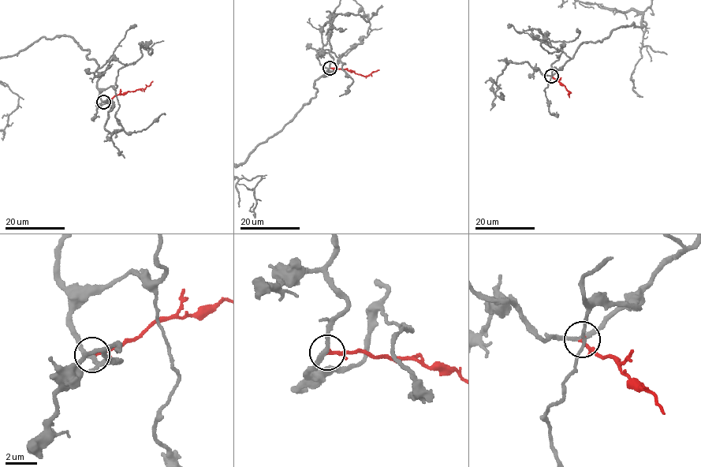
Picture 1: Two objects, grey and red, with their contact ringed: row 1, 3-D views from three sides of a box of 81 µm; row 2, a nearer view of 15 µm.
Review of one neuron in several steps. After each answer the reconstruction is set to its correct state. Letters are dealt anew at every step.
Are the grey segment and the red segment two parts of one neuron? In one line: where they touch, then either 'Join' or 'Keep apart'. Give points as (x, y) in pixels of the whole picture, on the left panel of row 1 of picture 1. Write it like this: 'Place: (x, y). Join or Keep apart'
Place: (103, 102). Keep apart

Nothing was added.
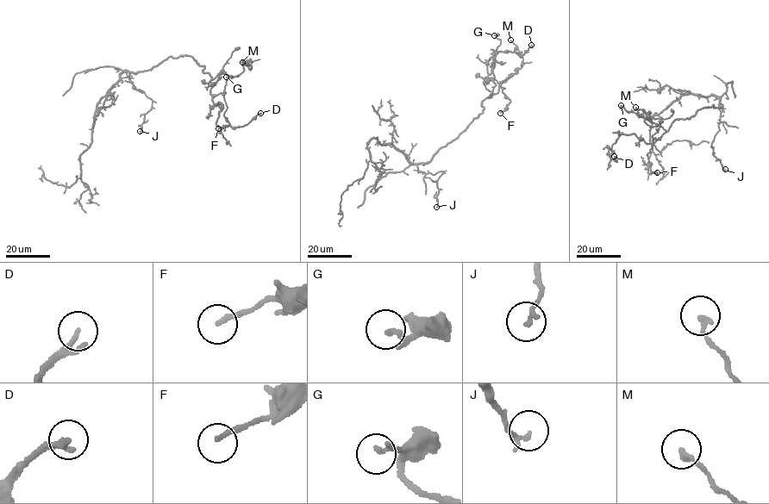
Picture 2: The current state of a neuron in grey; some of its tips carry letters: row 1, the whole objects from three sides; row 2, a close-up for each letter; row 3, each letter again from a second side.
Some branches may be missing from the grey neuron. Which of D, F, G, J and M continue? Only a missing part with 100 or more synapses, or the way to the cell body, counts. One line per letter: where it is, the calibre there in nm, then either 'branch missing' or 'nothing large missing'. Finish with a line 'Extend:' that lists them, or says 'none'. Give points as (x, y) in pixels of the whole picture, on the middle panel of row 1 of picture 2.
D: (531, 45) | 240 nm | nothing large missing
F: (500, 113) | 180 nm | nothing large missing
G: (494, 35) | 200 nm | nothing large missing
J: (436, 207) | 160 nm | nothing large missing
M: (510, 40) | 170 nm | nothing large missing
Extend: none

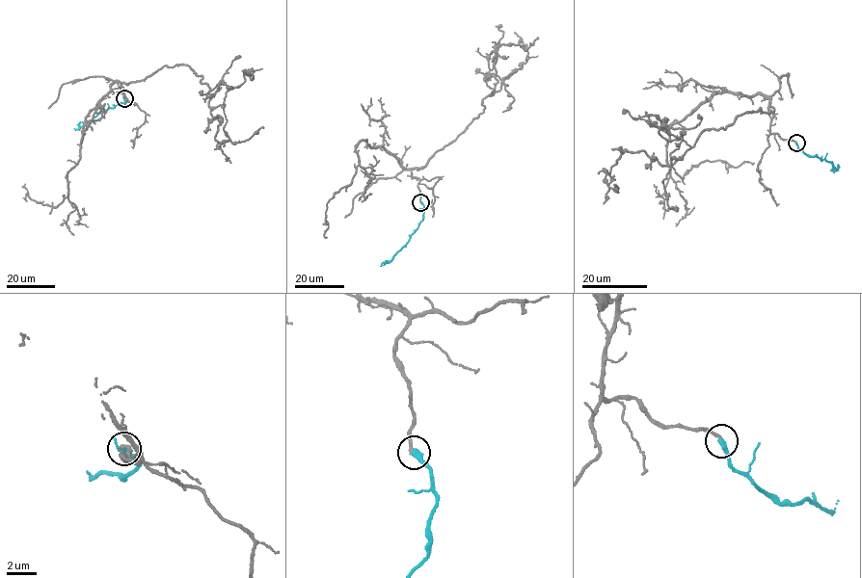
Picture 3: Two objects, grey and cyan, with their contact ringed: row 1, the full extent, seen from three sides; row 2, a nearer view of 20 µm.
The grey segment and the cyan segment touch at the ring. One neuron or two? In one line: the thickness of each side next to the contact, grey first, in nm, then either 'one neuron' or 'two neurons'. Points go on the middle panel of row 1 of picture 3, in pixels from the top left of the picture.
220 nm thick on the grey side, 400 nm on the other; one neuron

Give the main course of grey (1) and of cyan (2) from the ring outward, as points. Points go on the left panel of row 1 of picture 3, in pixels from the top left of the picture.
1: (124, 98), (121, 84), (186, 65), (209, 89), (210, 114), (222, 119), (217, 141), (244, 142), (263, 126)
2: (124, 98), (126, 102), (101, 111), (78, 129), (74, 128)

